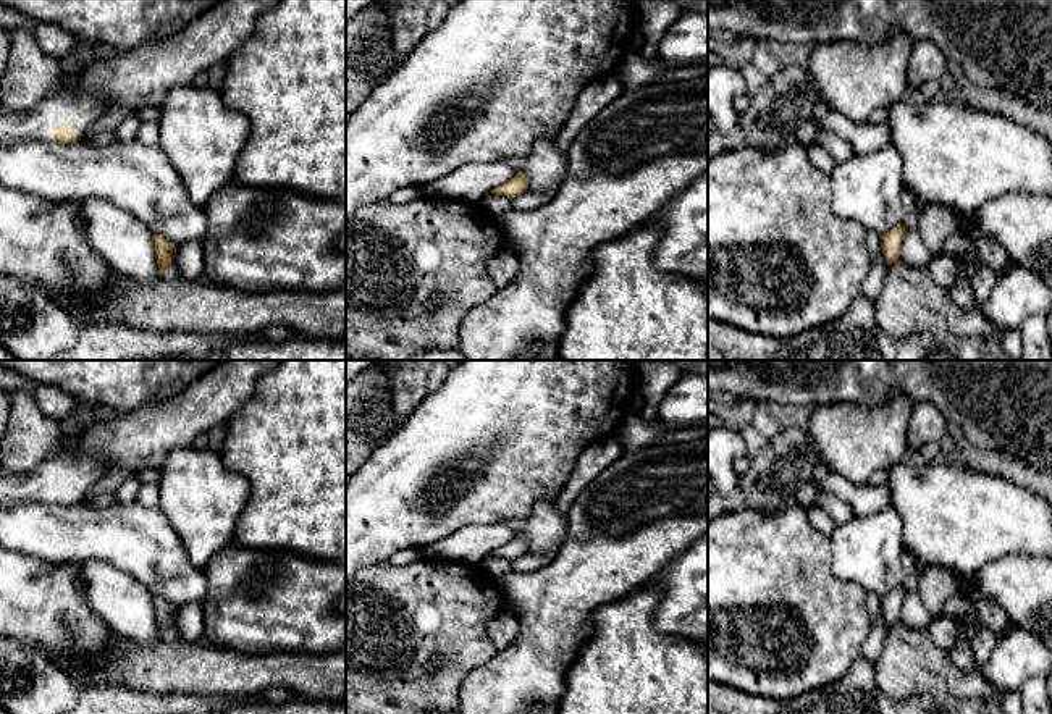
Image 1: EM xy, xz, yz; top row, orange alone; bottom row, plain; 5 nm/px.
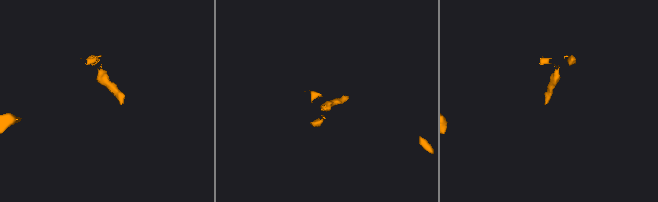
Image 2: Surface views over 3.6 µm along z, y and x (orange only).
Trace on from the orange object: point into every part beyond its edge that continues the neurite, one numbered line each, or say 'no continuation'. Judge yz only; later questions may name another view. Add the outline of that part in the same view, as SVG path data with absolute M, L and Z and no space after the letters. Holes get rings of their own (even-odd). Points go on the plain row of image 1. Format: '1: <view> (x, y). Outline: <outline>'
no continuation

